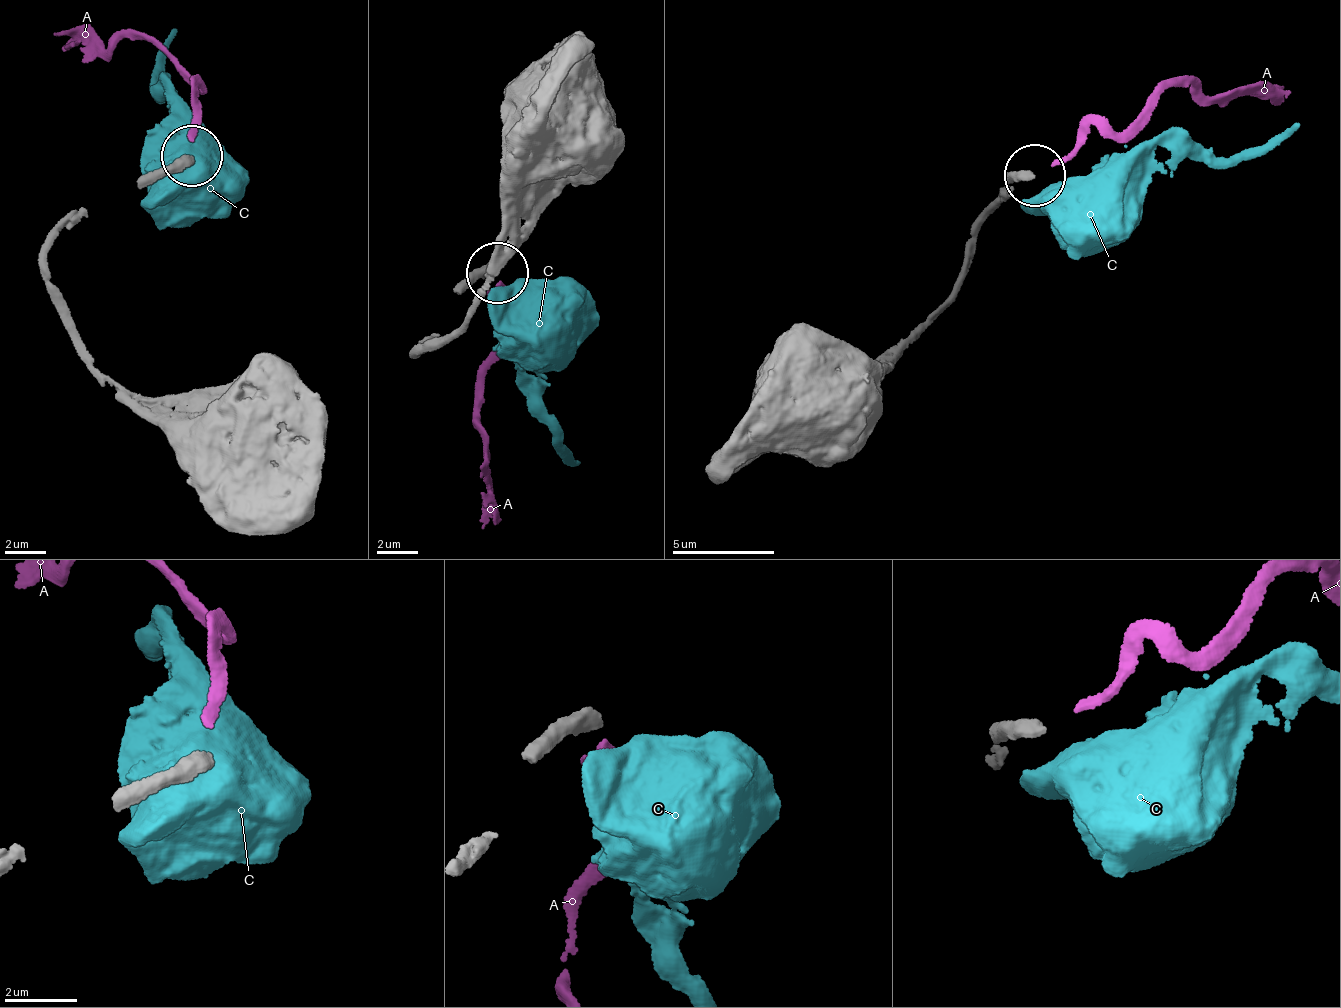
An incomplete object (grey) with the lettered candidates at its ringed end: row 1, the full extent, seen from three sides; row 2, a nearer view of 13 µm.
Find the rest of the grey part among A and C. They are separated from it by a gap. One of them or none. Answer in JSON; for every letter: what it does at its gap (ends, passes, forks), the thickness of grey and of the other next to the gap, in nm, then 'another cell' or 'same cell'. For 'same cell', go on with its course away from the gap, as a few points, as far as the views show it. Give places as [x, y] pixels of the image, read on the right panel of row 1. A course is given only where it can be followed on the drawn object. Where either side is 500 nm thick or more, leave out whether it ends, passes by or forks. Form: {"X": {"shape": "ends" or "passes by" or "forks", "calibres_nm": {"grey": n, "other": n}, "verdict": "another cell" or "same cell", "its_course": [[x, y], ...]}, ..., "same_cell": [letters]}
{"A": {"shape": "ends", "calibres_nm": {"grey": 440, "other": 240}, "verdict": "another cell"}, "C": {"calibres_nm": {"grey": 440, "other": 1050}, "verdict": "another cell"}, "same_cell": []}

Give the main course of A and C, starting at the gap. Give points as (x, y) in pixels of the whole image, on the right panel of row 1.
A: (1050, 164), (1097, 127), (1111, 133), (1141, 127), (1164, 88), (1190, 83), (1215, 99), (1272, 84), (1284, 87)
C: (1048, 190), (1074, 210)

